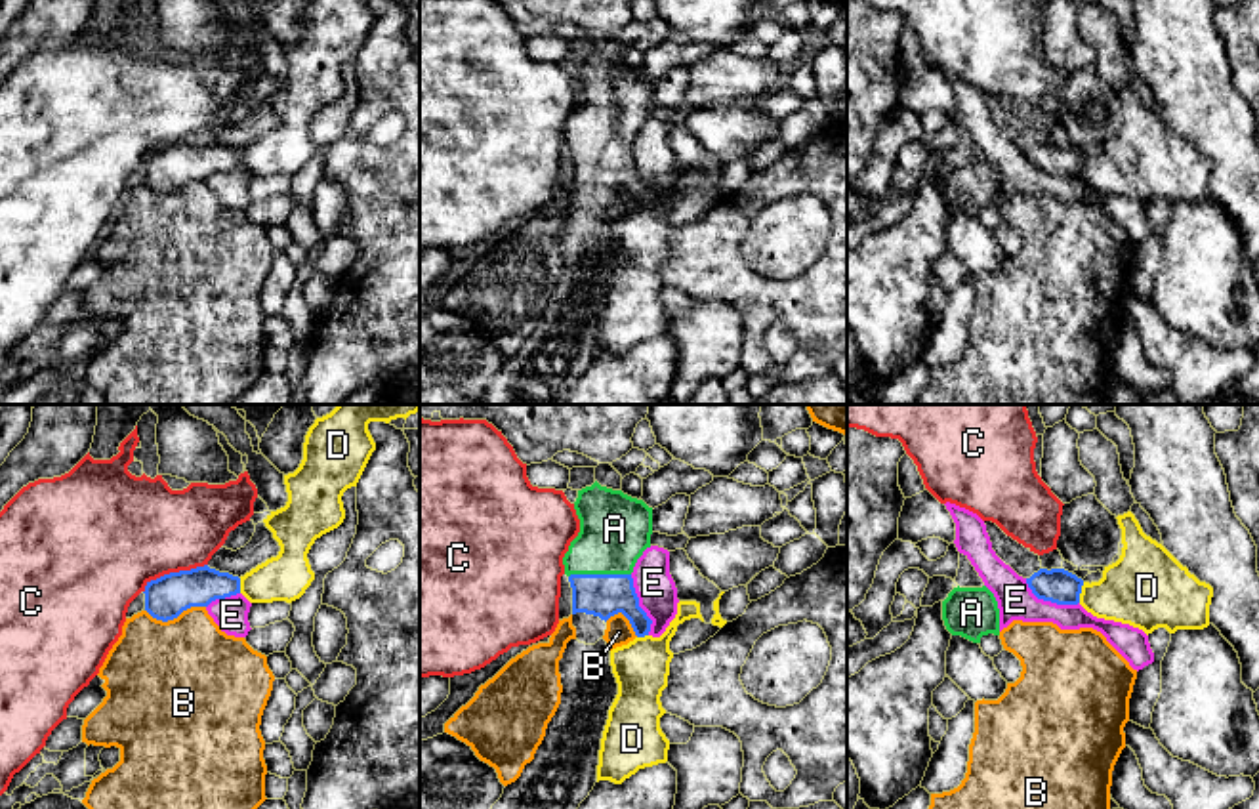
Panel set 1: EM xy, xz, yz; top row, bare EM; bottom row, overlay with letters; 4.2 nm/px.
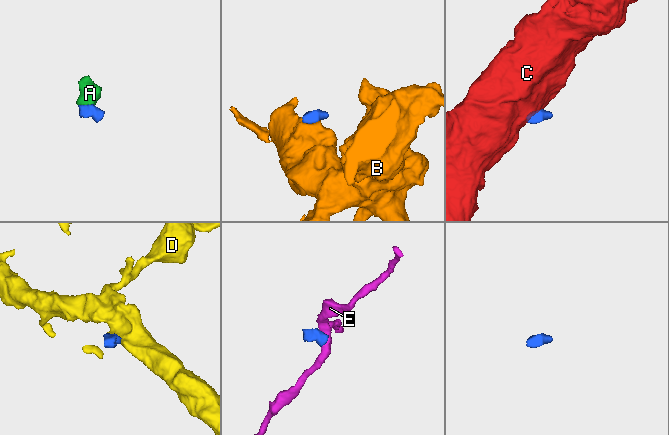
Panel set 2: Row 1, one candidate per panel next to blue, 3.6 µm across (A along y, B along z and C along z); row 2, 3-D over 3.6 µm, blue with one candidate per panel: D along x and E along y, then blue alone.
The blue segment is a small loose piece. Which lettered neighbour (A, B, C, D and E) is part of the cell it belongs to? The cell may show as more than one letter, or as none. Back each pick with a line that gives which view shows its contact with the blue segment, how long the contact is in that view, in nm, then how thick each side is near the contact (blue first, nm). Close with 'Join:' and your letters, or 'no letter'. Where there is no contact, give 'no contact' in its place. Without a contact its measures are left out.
A: contact in xz; length 260 nm; calibres 180 and 300 nm
Join: A

